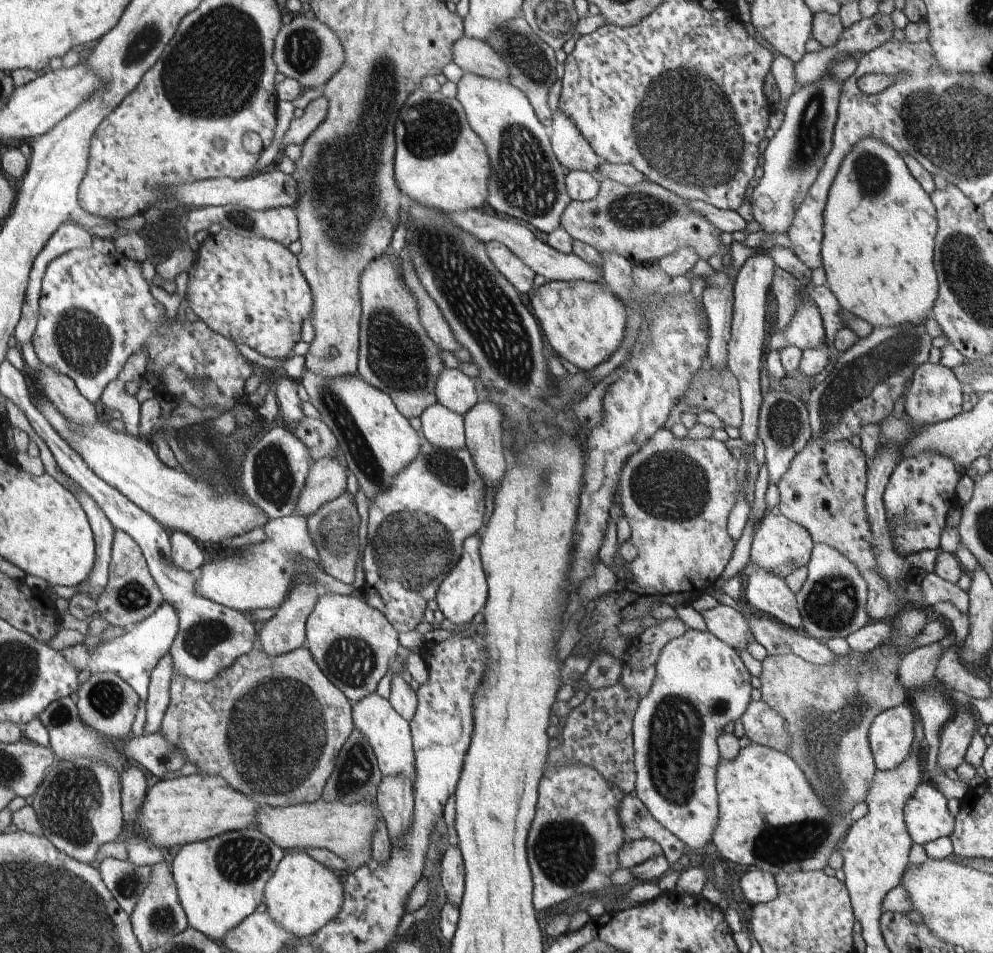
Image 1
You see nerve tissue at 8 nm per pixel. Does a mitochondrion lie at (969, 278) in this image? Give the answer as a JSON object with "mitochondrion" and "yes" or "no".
{"mitochondrion":"yes"}

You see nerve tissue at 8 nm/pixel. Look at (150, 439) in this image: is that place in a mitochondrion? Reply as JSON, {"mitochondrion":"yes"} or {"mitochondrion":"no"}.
{"mitochondrion":"no"}

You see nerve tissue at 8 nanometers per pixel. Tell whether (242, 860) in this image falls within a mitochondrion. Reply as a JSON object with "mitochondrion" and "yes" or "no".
{"mitochondrion":"yes"}

